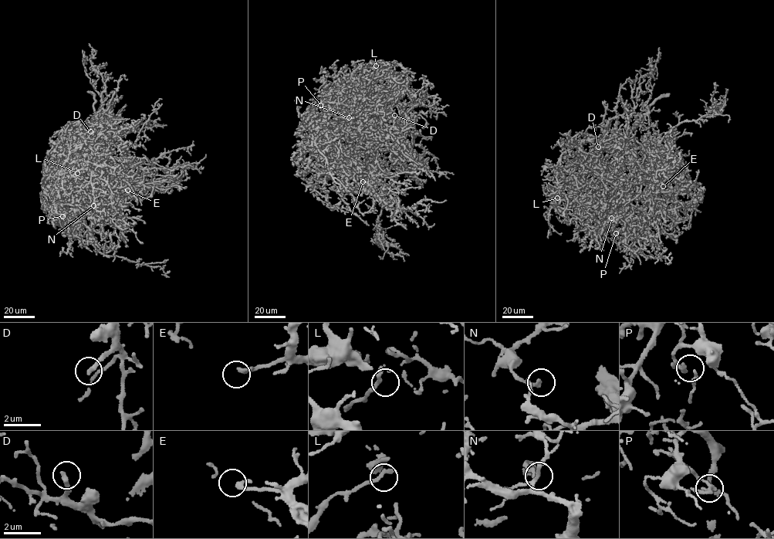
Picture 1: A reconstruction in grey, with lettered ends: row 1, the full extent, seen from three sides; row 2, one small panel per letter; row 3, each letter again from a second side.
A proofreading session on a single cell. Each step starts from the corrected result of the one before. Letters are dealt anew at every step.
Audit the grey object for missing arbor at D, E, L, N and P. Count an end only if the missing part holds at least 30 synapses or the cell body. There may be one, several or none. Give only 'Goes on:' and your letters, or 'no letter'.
Goes on: D, E

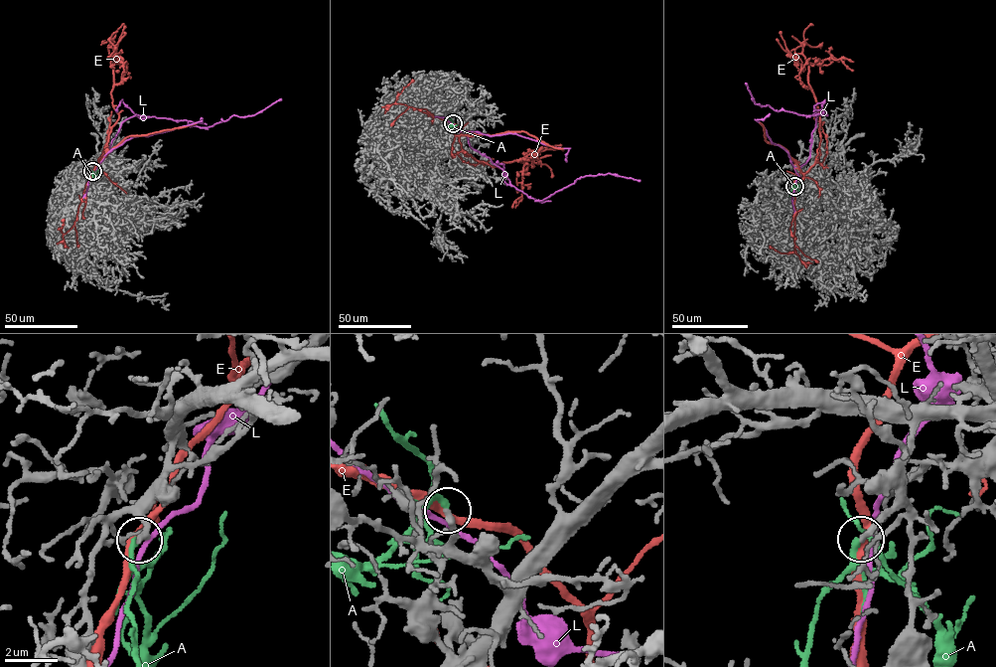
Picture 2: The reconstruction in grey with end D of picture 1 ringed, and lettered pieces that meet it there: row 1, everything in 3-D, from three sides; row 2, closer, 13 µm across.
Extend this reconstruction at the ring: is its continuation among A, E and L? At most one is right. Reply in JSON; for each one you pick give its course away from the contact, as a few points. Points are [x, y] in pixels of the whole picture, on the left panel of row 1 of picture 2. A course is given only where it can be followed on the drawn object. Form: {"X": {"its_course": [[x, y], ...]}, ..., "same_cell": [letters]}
{"same_cell": ["A"]}

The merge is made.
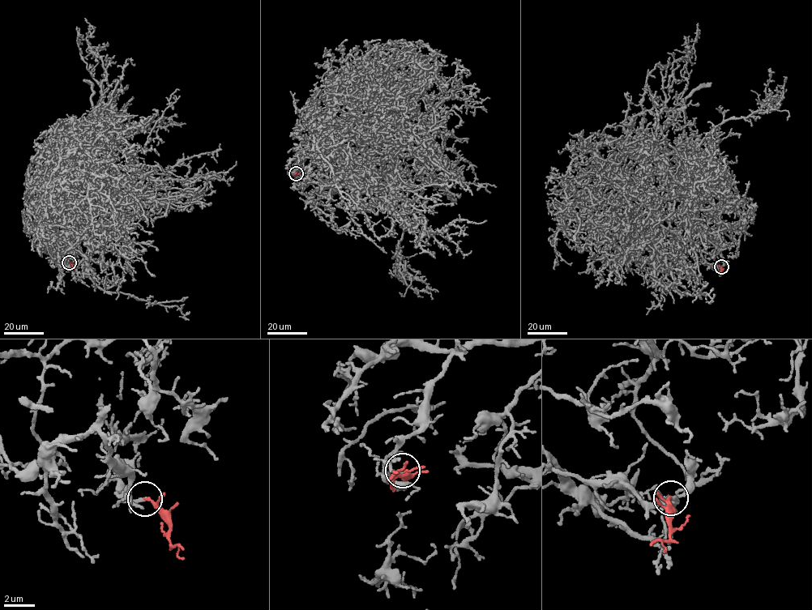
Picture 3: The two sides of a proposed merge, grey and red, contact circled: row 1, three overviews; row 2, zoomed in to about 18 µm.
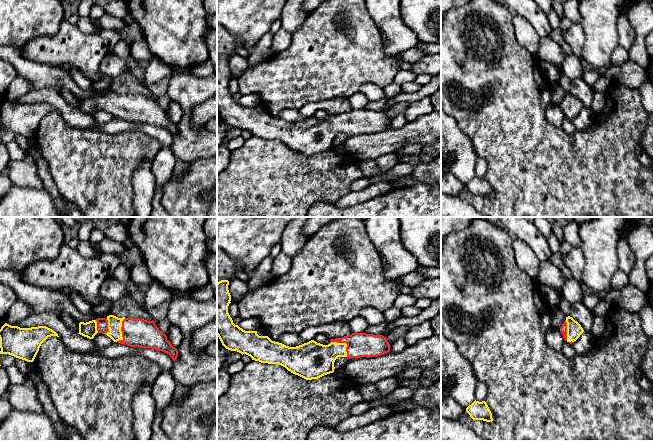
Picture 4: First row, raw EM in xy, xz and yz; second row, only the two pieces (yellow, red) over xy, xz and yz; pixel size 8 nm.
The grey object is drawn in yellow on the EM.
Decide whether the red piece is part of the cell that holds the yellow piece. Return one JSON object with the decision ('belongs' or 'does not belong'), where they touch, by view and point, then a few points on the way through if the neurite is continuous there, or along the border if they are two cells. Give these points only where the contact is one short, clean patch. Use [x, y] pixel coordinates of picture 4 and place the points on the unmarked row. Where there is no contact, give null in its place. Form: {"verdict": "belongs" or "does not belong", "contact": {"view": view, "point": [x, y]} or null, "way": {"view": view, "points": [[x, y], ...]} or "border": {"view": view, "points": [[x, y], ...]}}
{"verdict": "belongs", "contact": {"view": "xz", "point": [345, 119]}, "way": {"view": "xz", "points": [[319, 135], [345, 119], [359, 121]]}}

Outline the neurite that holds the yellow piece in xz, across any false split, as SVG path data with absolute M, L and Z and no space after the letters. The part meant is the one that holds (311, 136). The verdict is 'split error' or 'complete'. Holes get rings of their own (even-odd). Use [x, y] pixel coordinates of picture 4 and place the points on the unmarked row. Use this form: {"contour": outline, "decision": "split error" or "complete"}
{"contour": "M221 56L217 59L217 112L222 121L231 127L246 130L252 136L261 139L279 140L291 149L306 156L318 155L334 148L334 138L338 133L361 134L377 133L390 128L390 120L386 113L366 109L352 109L342 114L331 115L331 119L323 121L311 116L296 123L289 123L272 117L268 112L259 112L257 107L245 107L233 99L228 89L231 71L228 66L229 57Z", "decision": "split error"}

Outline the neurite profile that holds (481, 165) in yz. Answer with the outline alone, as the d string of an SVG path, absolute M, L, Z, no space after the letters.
M477 157L476 164L475 164L475 176L479 178L484 177L487 168L488 168L488 164L486 160L482 157Z

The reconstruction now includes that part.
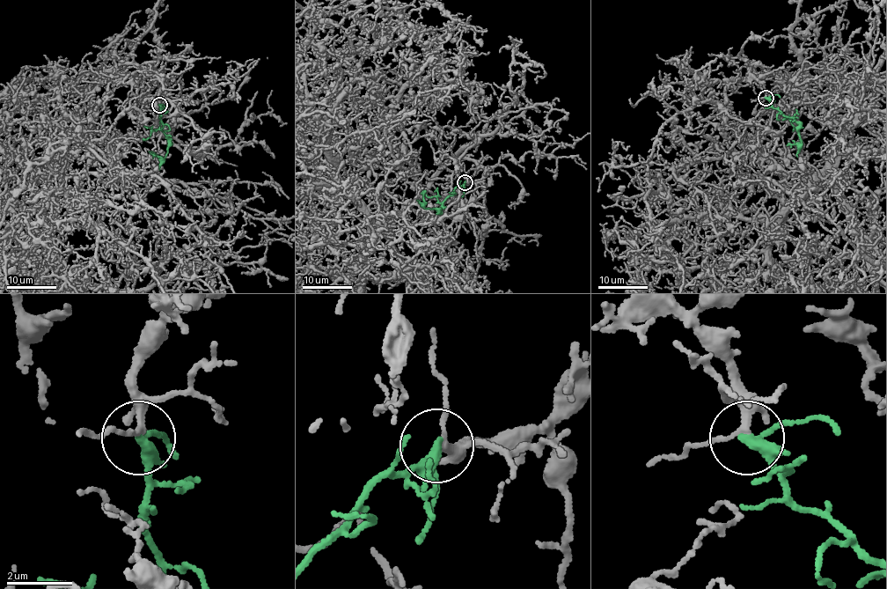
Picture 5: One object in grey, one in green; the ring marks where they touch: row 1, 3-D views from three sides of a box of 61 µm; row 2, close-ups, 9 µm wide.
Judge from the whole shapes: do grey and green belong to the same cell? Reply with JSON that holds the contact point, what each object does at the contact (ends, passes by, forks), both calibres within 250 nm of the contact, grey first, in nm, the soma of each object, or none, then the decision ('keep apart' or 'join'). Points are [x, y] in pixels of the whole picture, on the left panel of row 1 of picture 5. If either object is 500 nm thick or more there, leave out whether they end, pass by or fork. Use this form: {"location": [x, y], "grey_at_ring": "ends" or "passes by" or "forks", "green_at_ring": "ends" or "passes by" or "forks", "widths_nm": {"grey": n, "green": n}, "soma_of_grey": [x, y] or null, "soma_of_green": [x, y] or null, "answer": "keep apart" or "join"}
{"location": [159, 105], "grey_at_ring": "forks", "green_at_ring": "forks", "widths_nm": {"grey": 150, "green": 240}, "soma_of_grey": null, "soma_of_green": null, "answer": "join"}

